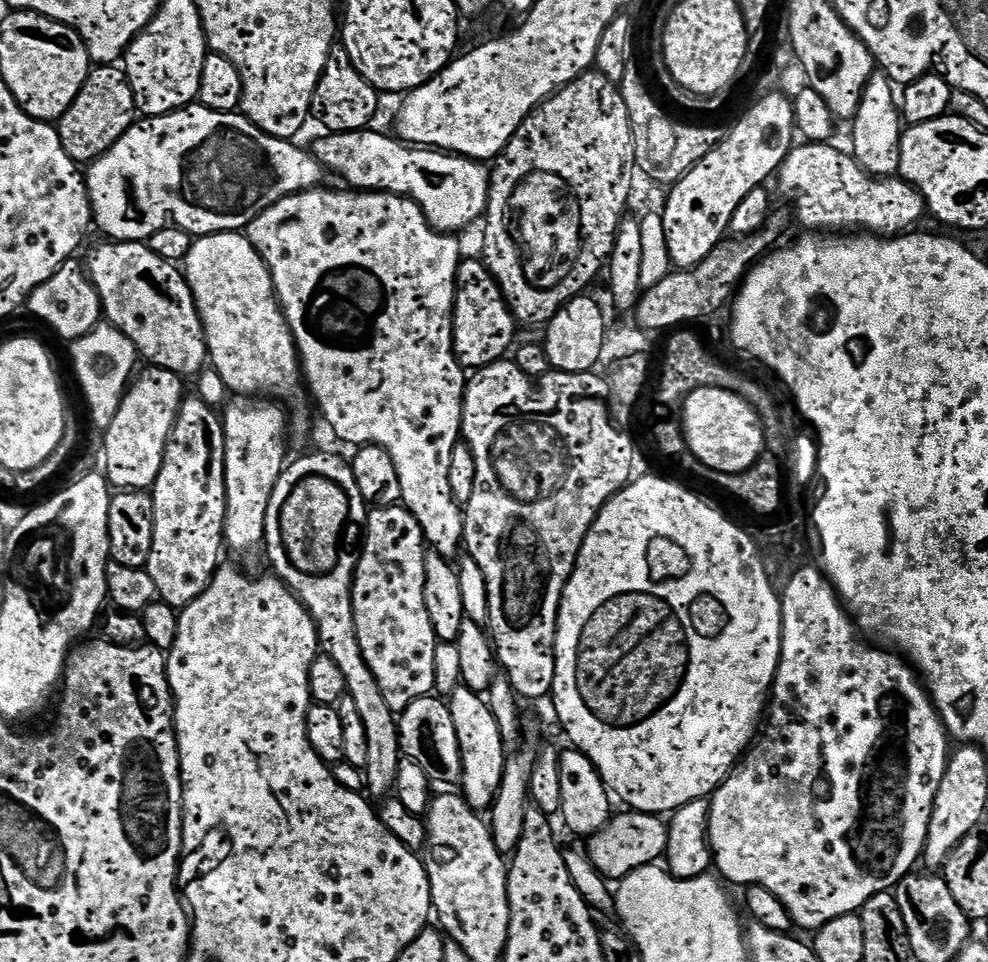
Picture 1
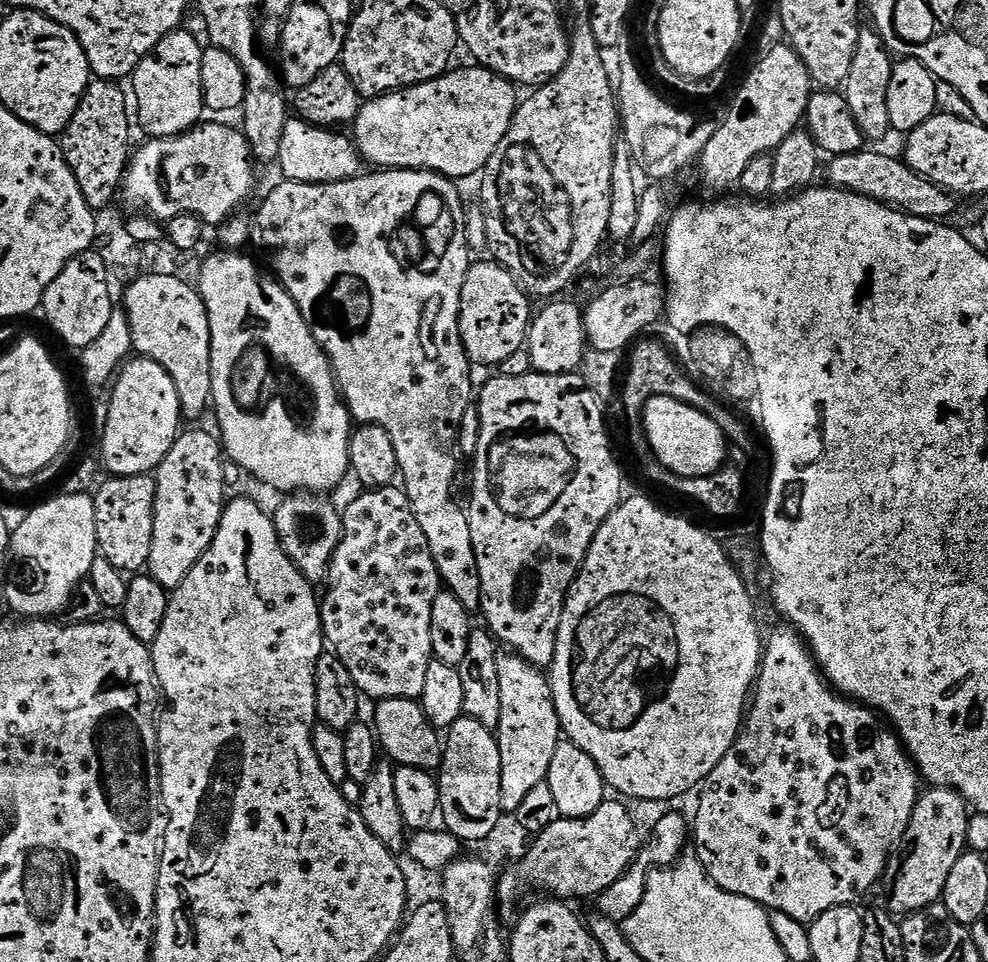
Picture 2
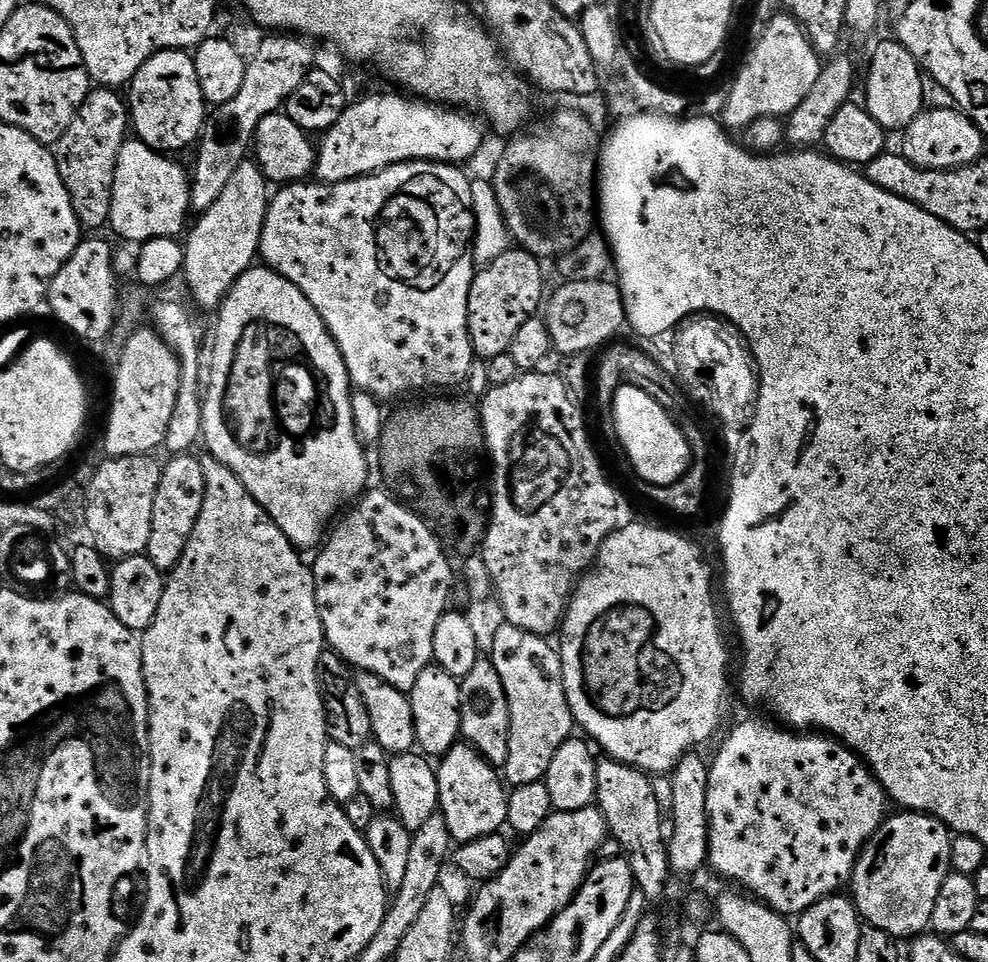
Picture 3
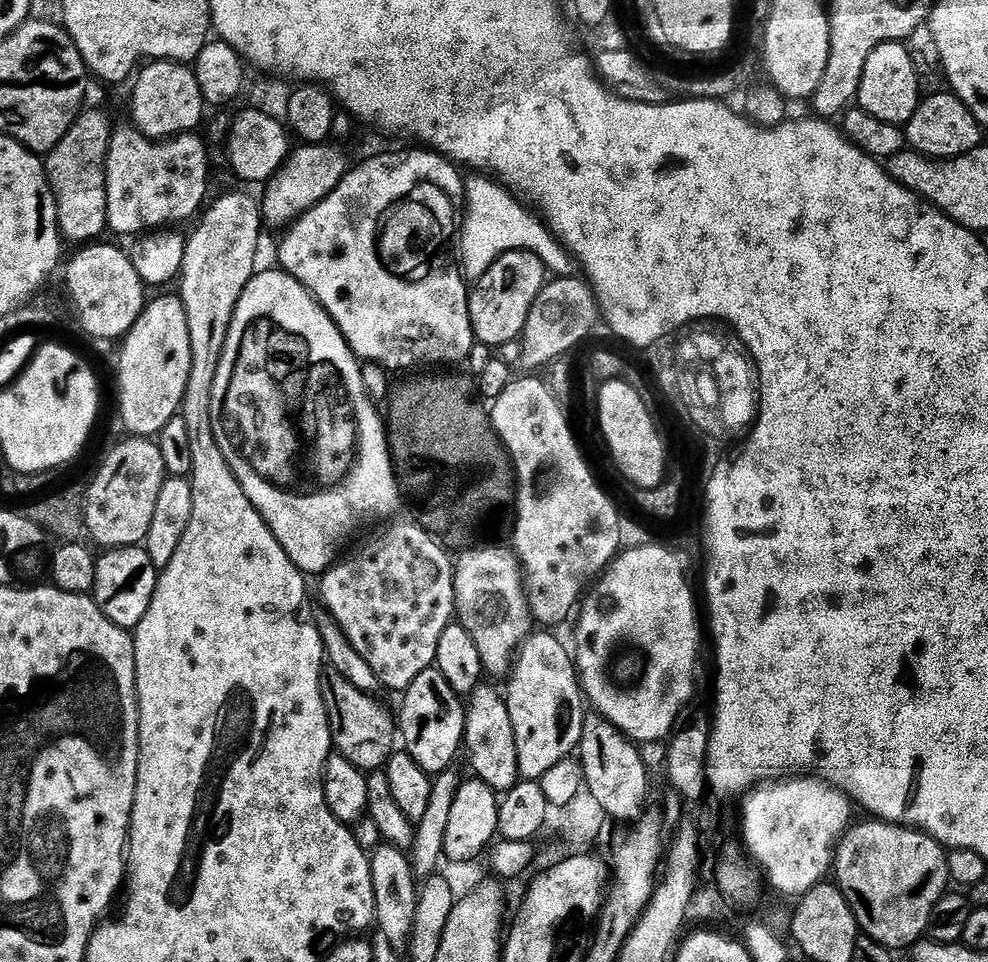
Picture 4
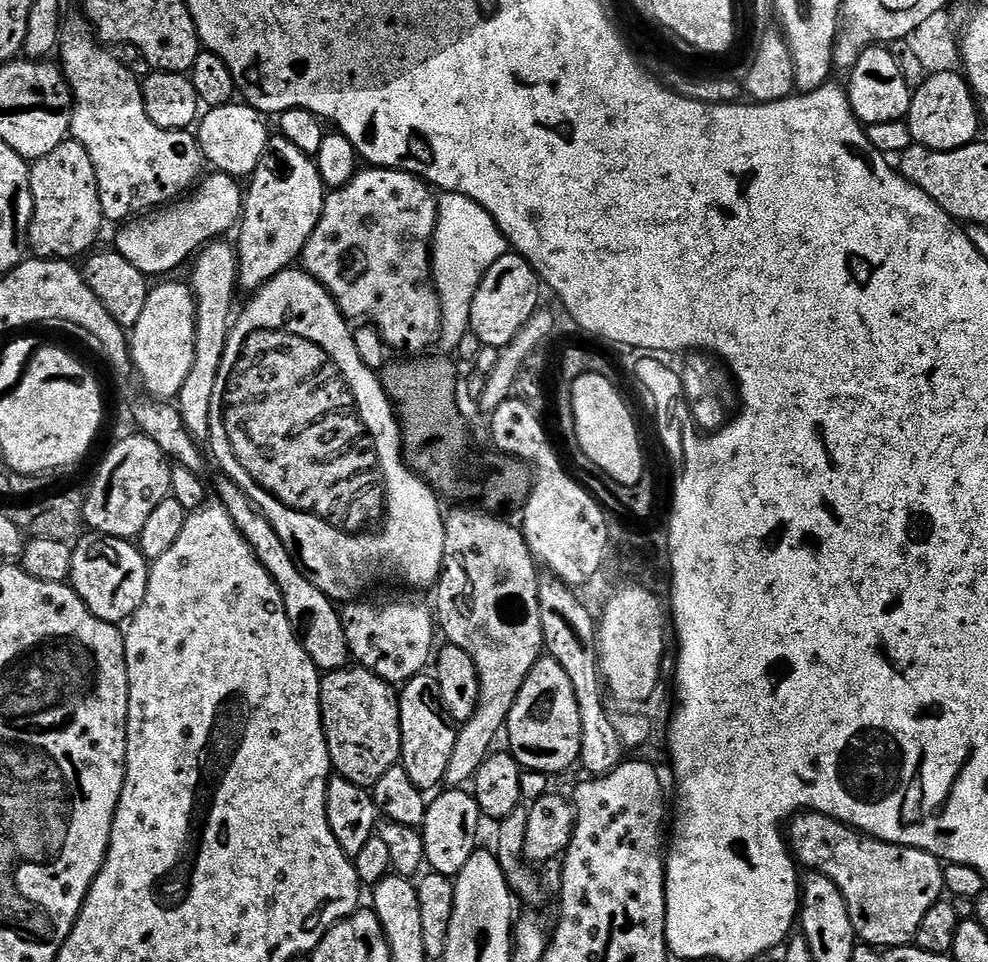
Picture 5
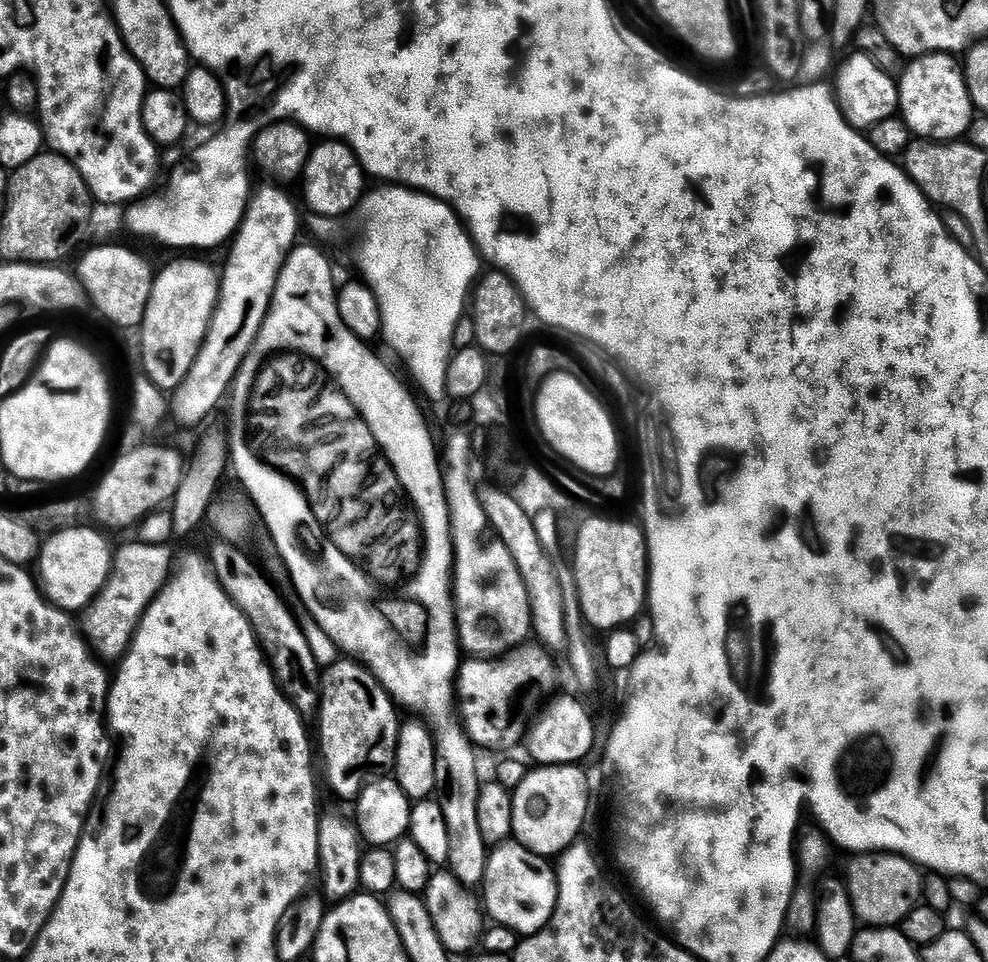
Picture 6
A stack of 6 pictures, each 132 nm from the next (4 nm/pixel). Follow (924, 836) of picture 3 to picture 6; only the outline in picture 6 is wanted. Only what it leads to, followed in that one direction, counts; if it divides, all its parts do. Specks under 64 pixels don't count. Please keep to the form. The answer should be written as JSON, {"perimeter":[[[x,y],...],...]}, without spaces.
{"perimeter":[[[870,852],[867,854],[856,854],[851,857],[848,869],[842,873],[844,887],[848,890],[848,897],[852,903],[852,909],[857,921],[869,928],[894,928],[921,903],[924,892],[924,880],[921,869],[905,856],[898,856],[891,852]]]}

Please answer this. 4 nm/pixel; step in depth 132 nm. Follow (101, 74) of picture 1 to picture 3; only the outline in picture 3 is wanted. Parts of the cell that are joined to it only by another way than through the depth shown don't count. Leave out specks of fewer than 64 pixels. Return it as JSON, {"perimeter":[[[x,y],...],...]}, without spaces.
{"perimeter":[[[103,86],[92,90],[84,104],[77,110],[74,122],[62,134],[62,138],[54,145],[54,155],[58,174],[62,174],[62,182],[66,186],[66,194],[70,194],[70,202],[74,206],[74,214],[78,218],[81,229],[105,227],[112,209],[112,191],[114,190],[114,170],[118,166],[118,150],[122,150],[124,141],[130,136],[130,108],[120,97],[121,93]]]}

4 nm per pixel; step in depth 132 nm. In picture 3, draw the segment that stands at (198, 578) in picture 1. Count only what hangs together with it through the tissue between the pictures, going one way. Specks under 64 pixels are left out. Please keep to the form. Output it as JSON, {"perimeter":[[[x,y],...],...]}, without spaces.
{"perimeter":[[[173,455],[171,459],[168,461],[169,464],[165,463],[163,465],[162,471],[160,473],[160,482],[158,484],[158,494],[154,500],[154,522],[152,523],[152,529],[150,530],[150,542],[148,543],[148,550],[146,555],[154,562],[154,566],[158,566],[158,570],[165,574],[171,573],[173,569],[175,569],[176,565],[180,563],[180,559],[182,558],[182,554],[186,550],[186,546],[188,545],[189,540],[192,538],[192,531],[194,530],[194,526],[198,522],[198,518],[202,514],[202,510],[204,509],[204,499],[206,498],[206,482],[208,479],[204,476],[204,465],[198,459],[195,460],[195,455]]]}

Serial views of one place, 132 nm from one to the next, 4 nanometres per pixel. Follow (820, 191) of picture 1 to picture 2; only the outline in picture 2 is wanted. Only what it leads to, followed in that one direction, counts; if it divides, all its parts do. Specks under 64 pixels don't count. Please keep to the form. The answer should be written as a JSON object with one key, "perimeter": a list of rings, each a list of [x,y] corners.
{"perimeter":[[[861,150],[854,154],[846,154],[845,156],[831,157],[830,163],[827,165],[826,176],[828,176],[833,185],[838,188],[844,188],[847,192],[857,192],[871,200],[880,200],[883,204],[889,204],[890,207],[902,212],[909,212],[912,216],[921,216],[927,220],[947,221],[948,215],[955,210],[957,201],[954,199],[953,193],[939,188],[936,184],[931,184],[925,176],[919,176],[910,165],[904,163],[903,159],[892,156],[883,156],[880,152],[868,152],[869,150]]]}

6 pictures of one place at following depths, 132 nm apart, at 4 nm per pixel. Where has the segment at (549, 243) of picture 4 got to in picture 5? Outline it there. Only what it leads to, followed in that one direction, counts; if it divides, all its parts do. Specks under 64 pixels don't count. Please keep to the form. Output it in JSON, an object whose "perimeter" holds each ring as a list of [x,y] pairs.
{"perimeter":[[[445,192],[438,200],[436,233],[432,239],[430,279],[440,299],[440,339],[450,350],[456,350],[462,336],[470,331],[470,306],[474,294],[490,266],[509,255],[508,239],[498,230],[494,218],[478,202],[462,194]]]}

